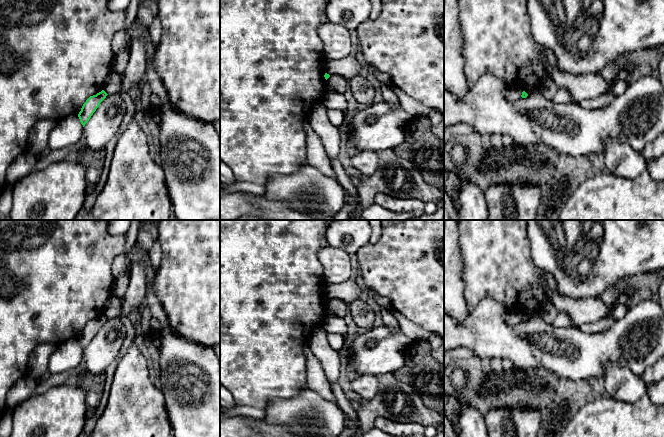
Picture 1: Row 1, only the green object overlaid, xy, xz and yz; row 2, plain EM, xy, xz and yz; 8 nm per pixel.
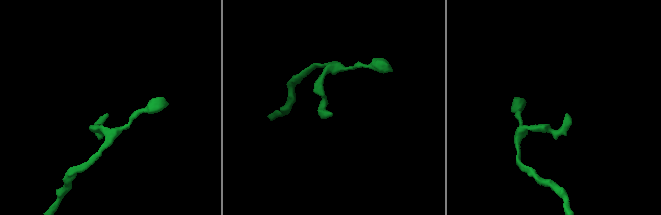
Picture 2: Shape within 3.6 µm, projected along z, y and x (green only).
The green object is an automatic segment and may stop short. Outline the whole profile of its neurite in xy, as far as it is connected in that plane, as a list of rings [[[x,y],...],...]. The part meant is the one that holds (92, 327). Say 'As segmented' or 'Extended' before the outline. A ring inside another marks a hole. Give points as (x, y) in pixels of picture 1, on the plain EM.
As segmented. [[[102,314],[96,319],[90,320],[83,328],[81,335],[78,338],[81,348],[83,351],[89,345],[93,337],[99,331],[100,327],[106,322],[108,318]]]

